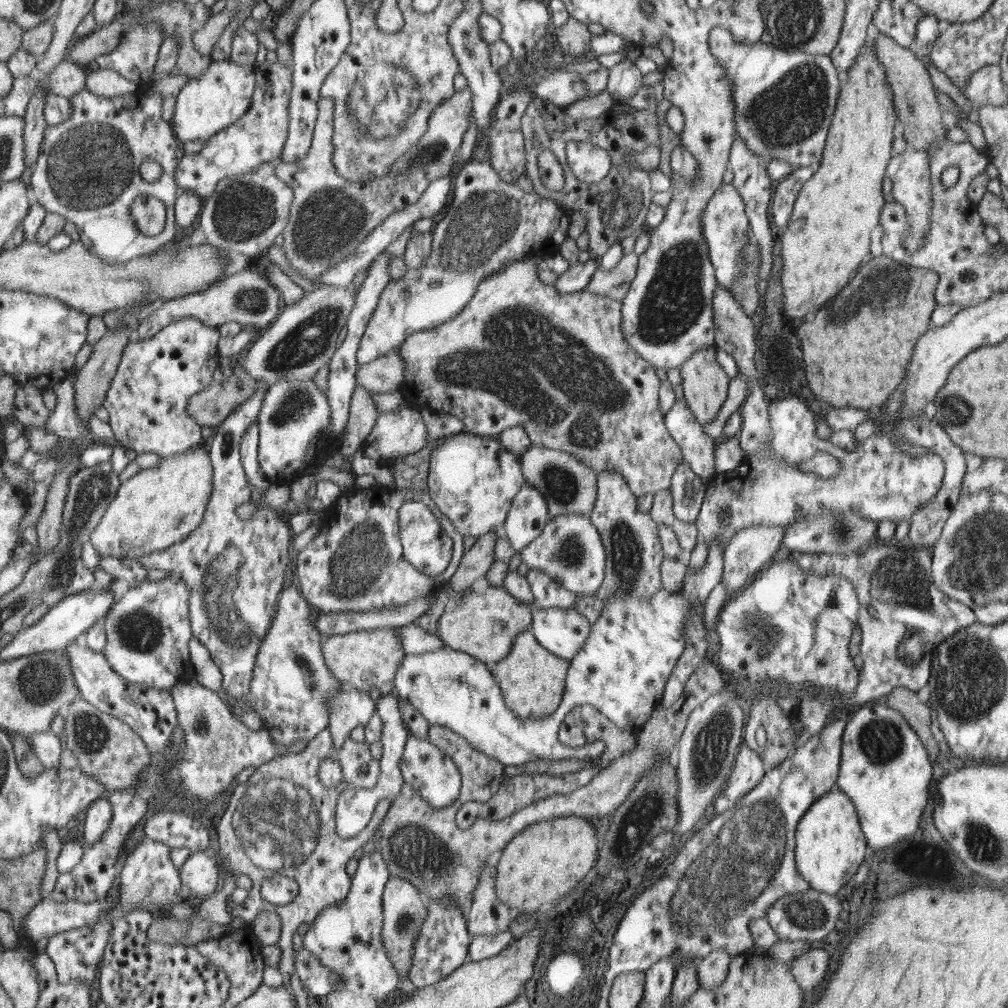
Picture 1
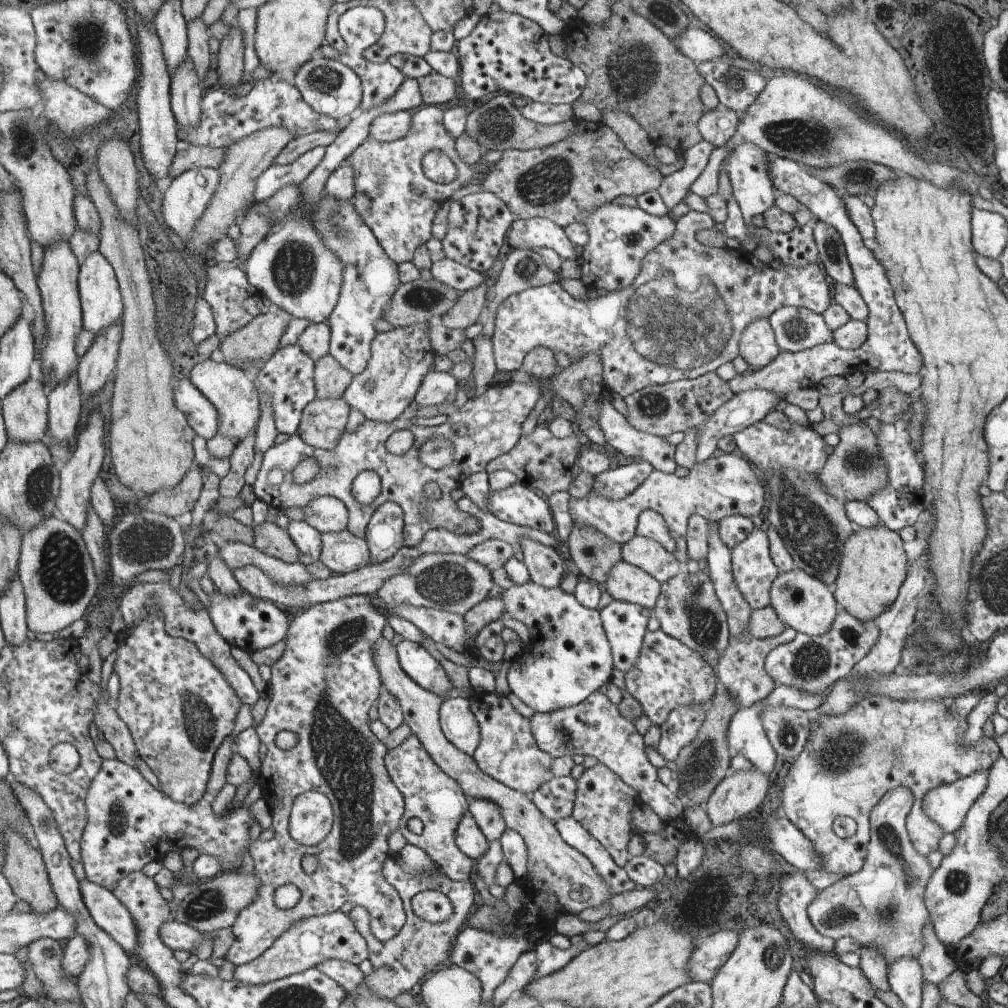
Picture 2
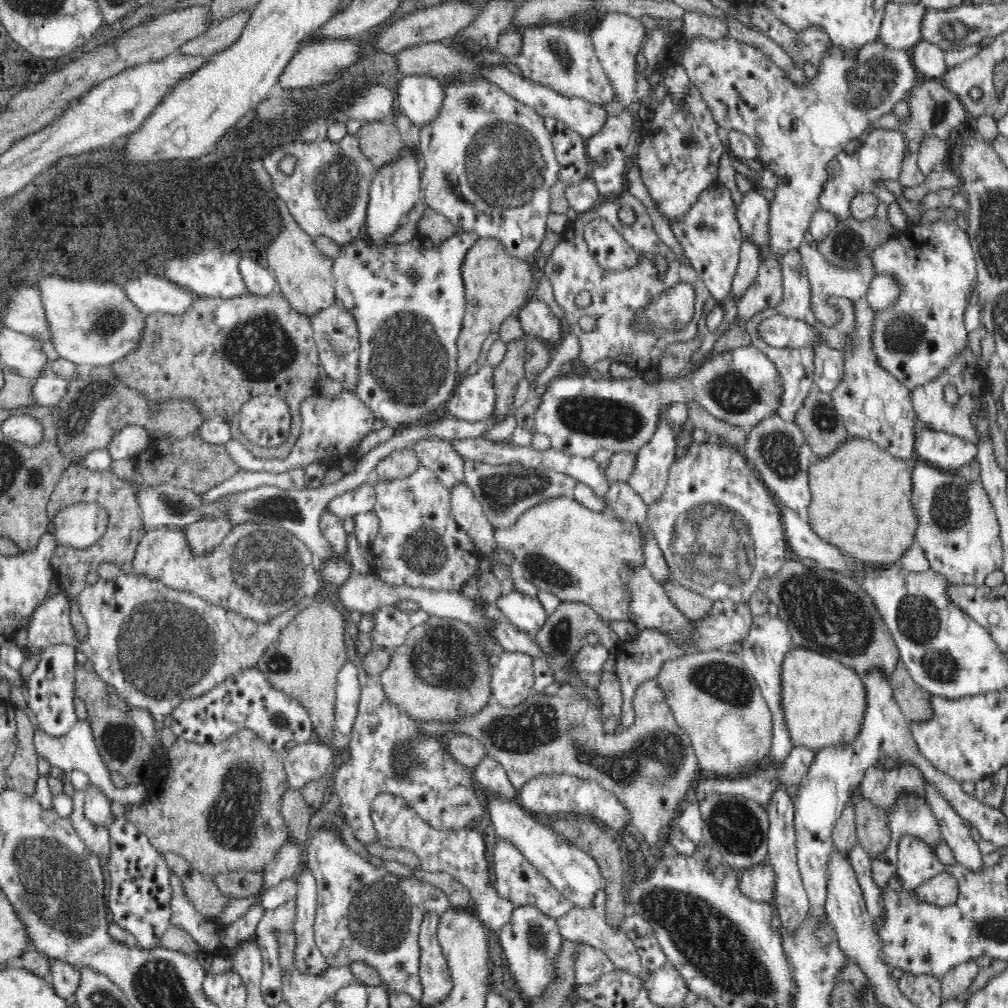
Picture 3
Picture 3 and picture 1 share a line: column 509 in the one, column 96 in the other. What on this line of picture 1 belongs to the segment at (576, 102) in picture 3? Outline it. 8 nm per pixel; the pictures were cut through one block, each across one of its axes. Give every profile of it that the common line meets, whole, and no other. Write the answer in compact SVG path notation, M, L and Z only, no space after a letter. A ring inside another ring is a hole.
M110 68L89 71L87 75L86 90L104 97L117 98L120 95L130 94L136 87L136 83Z

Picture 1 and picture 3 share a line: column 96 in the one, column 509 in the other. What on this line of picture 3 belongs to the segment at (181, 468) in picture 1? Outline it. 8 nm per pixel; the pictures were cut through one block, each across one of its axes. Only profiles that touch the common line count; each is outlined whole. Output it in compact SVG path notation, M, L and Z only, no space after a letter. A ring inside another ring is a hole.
M561 496L529 508L512 526L498 528L493 536L496 548L509 550L515 556L511 566L513 577L524 577L539 589L558 597L560 602L584 603L596 611L603 622L620 622L631 620L631 592L627 592L623 584L623 572L628 567L645 566L643 529L644 526L618 520L610 513L590 510L574 498Z

